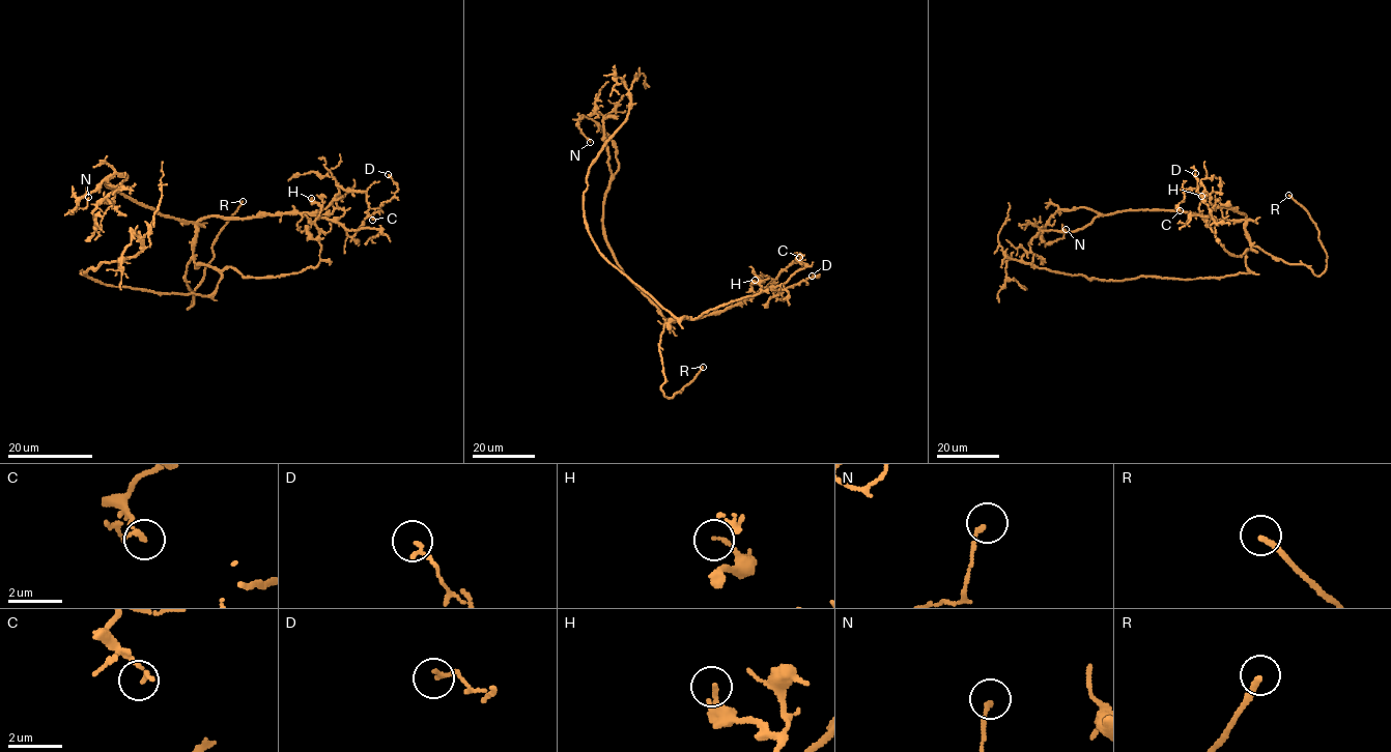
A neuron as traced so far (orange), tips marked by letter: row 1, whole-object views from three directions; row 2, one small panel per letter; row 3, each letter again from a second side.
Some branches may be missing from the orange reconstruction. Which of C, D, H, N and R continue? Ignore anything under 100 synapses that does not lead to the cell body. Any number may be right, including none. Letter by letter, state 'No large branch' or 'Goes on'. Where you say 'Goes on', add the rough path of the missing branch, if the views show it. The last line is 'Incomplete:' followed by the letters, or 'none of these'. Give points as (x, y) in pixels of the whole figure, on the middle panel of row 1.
C: No large branch
D: No large branch
H: No large branch
N: No large branch
R: Goes on
Incomplete: R

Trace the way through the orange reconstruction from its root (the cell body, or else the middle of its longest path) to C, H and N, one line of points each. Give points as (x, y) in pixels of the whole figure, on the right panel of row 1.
C: (1247, 269), (1246, 251), (1250, 249), (1250, 239), (1244, 213), (1212, 205), (1202, 185), (1184, 190), (1180, 210)
H: (1247, 269), (1247, 250), (1241, 256), (1226, 251), (1200, 214), (1201, 196)
N: (1247, 269), (1244, 220), (1074, 207), (1056, 210), (1040, 235), (1052, 242), (1066, 229)

